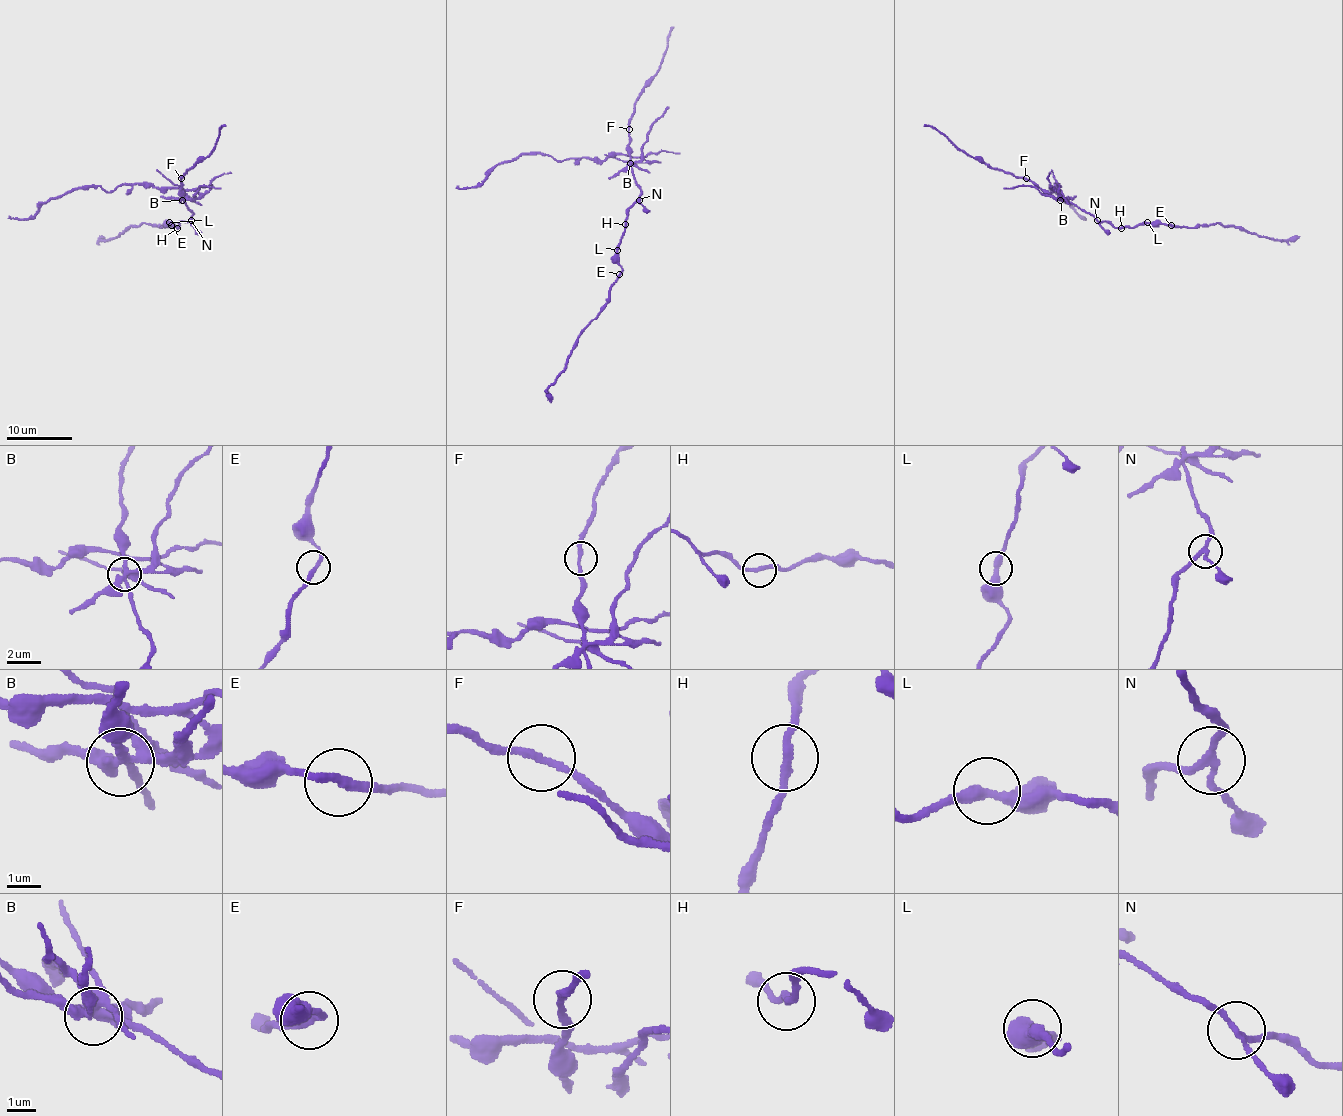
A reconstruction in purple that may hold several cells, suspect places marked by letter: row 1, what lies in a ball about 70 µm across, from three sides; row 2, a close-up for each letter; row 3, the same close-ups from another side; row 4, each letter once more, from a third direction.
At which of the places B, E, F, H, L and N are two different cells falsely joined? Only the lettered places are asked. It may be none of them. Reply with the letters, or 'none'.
B

